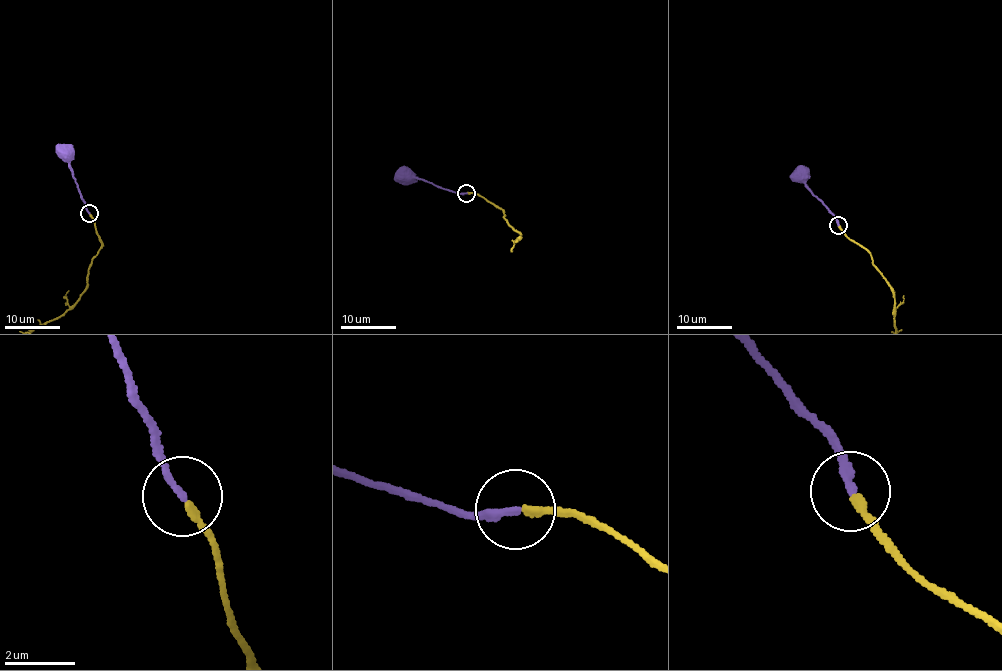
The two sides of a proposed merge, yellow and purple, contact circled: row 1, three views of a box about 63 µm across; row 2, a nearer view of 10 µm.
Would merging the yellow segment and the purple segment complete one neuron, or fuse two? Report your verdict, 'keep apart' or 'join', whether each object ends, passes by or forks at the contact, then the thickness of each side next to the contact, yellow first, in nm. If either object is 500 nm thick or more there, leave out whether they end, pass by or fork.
join; yellow ends there; purple ends there; 220 nm thick on the yellow side, 200 nm on the other

